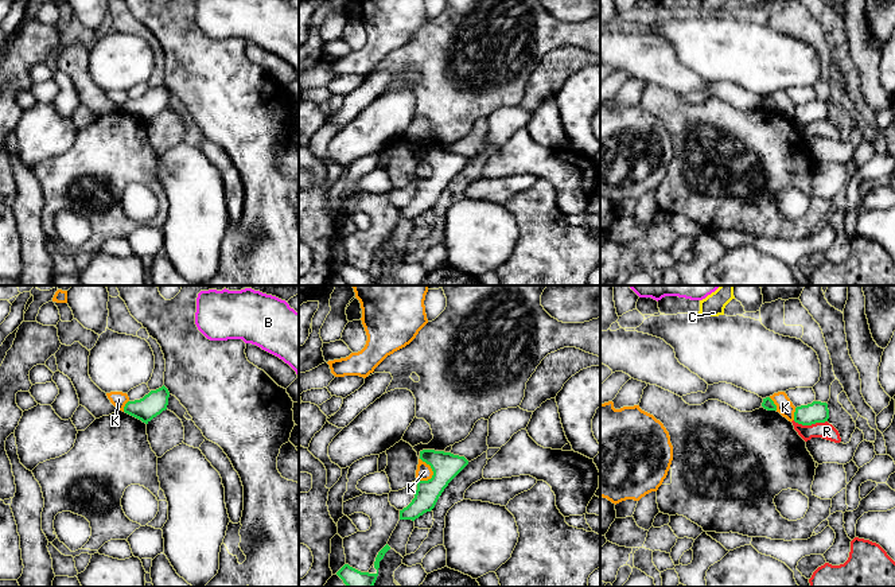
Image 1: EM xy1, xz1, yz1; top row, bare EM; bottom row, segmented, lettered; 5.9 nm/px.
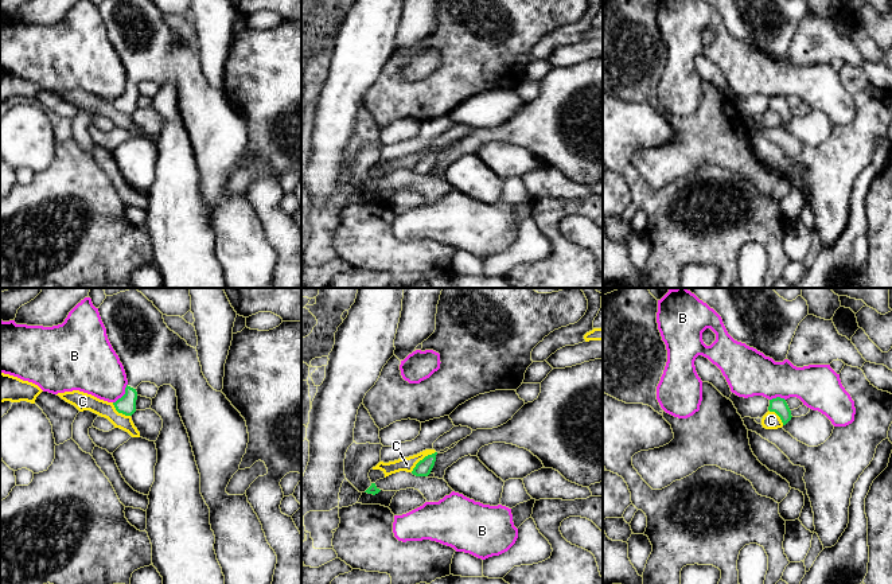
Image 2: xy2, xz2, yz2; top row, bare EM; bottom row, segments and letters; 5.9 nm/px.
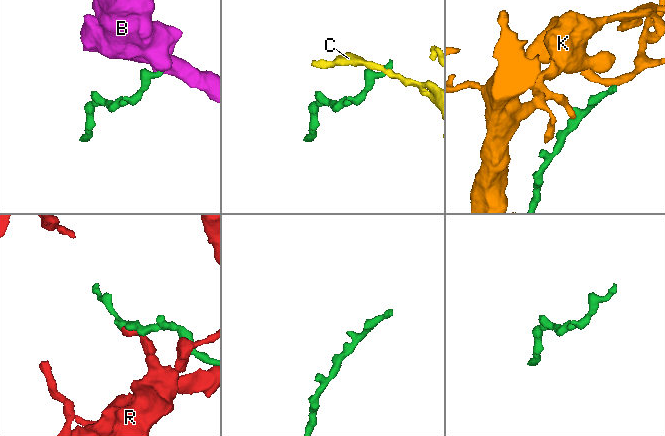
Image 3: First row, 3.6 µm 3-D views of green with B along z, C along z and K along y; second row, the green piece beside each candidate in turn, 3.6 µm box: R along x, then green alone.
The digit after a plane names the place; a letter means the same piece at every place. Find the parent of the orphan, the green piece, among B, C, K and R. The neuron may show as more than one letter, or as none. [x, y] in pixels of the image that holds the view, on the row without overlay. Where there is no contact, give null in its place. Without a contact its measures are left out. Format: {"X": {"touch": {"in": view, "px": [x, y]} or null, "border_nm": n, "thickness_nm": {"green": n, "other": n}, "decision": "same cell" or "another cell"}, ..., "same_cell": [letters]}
{"B": {"touch": {"in": "xy2", "px": [124, 93]}, "border_nm": 150, "thickness_nm": {"green": 110, "other": 320}, "decision": "another cell"}, "C": {"touch": {"in": "xz2", "px": [423, 158]}, "border_nm": 200, "thickness_nm": {"green": 100, "other": 80}, "decision": "another cell"}, "K": {"touch": {"in": "xz1", "px": [431, 166]}, "border_nm": 150, "thickness_nm": {"green": 170, "other": 90}, "decision": "another cell"}, "R": {"touch": {"in": "yz1", "px": [810, 123]}, "border_nm": 200, "thickness_nm": {"green": 130, "other": 100}, "decision": "another cell"}, "same_cell": []}

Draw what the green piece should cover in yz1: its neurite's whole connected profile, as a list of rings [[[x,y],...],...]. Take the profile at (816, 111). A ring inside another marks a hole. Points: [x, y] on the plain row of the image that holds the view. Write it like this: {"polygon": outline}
{"polygon": [[[813,100],[812,102],[797,105],[794,110],[794,120],[802,124],[825,121],[828,117],[828,102],[821,100]]]}

